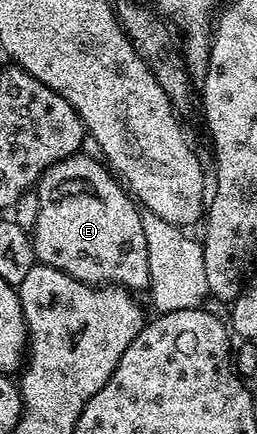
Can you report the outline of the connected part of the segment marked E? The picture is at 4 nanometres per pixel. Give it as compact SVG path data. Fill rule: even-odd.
M84 152L71 154L69 158L55 162L36 183L34 193L38 196L40 211L36 227L30 231L36 261L58 268L89 286L103 287L111 284L139 292L149 285L151 276L150 264L147 263L145 233L142 232L140 219L141 207L117 181L113 171L99 157L96 158L87 158Z

